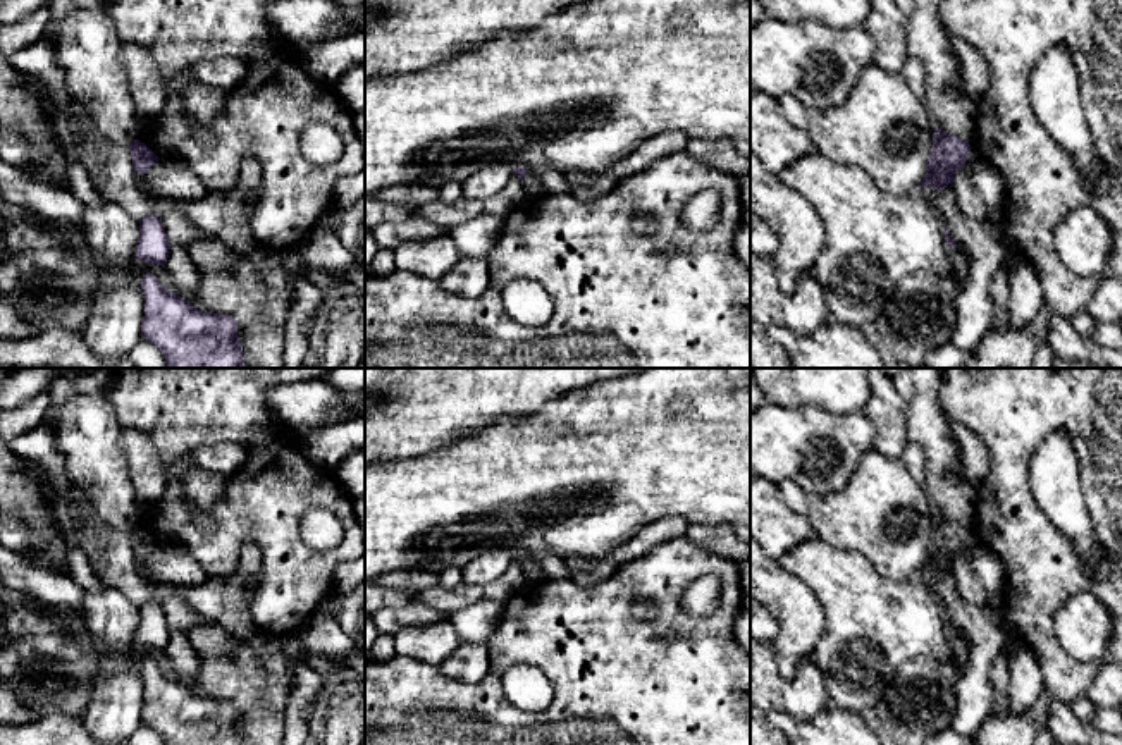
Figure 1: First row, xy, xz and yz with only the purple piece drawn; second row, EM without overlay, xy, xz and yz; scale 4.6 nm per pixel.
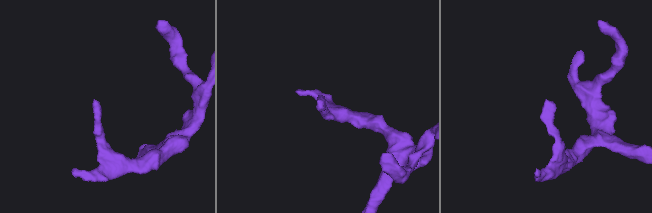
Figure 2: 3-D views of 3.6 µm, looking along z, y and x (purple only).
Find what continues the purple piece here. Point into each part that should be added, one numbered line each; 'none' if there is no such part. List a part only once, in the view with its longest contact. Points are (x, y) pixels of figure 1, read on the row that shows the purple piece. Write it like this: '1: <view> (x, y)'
none

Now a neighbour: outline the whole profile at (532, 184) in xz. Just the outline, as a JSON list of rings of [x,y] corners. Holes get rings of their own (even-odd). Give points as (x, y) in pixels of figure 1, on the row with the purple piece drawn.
[[[527,169],[527,174],[523,177],[523,189],[527,196],[546,196],[547,194],[540,181],[540,170]]]

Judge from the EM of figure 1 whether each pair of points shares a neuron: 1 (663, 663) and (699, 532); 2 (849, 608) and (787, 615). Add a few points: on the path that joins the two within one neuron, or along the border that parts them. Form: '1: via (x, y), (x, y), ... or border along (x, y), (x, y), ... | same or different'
1: border along (684, 535), (697, 546), (732, 561) | different
2: border along (799, 578), (823, 611), (825, 630), (814, 651) | different

